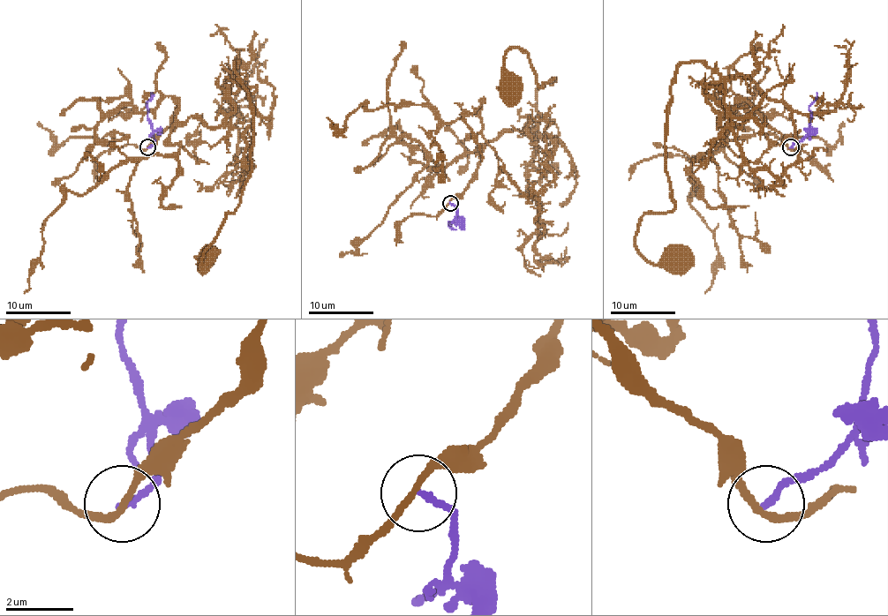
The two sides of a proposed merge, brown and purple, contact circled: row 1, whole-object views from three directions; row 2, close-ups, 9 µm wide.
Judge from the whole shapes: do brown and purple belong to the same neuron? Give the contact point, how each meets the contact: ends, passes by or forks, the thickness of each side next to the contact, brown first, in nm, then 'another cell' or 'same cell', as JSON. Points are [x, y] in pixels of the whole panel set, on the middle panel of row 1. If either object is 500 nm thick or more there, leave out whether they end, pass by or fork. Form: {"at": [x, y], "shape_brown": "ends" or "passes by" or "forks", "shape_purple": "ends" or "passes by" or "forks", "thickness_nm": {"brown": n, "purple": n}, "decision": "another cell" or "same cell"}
{"at": [450, 203], "shape_brown": "passes by", "shape_purple": "ends", "thickness_nm": {"brown": 190, "purple": 190}, "decision": "another cell"}

